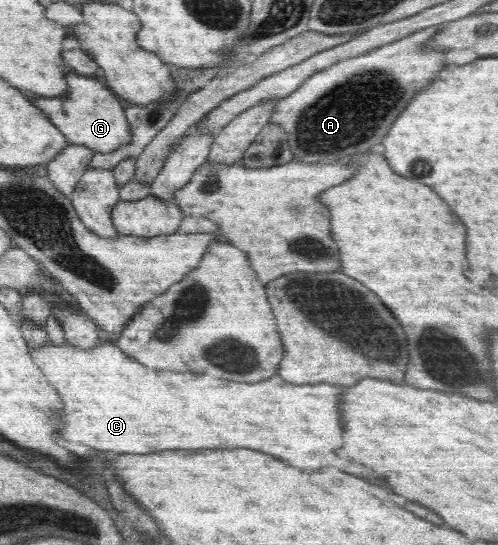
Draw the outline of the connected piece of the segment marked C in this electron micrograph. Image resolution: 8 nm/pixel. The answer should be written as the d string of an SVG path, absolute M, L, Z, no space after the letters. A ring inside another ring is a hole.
M48 341L43 346L29 348L29 353L64 403L60 413L62 428L59 429L59 436L64 441L84 443L96 451L116 451L116 453L248 447L248 449L264 451L268 455L276 455L284 459L288 465L300 469L320 469L330 465L350 475L354 475L356 469L360 469L360 467L352 467L348 455L340 459L334 453L334 449L342 447L342 427L332 425L338 421L338 403L340 403L338 385L330 385L330 383L292 385L280 379L278 374L262 383L234 383L234 381L212 379L208 377L209 374L192 375L192 373L168 370L156 371L136 363L134 359L128 359L128 355L124 354L118 346L109 342L84 349L74 347L72 344L56 346Z

